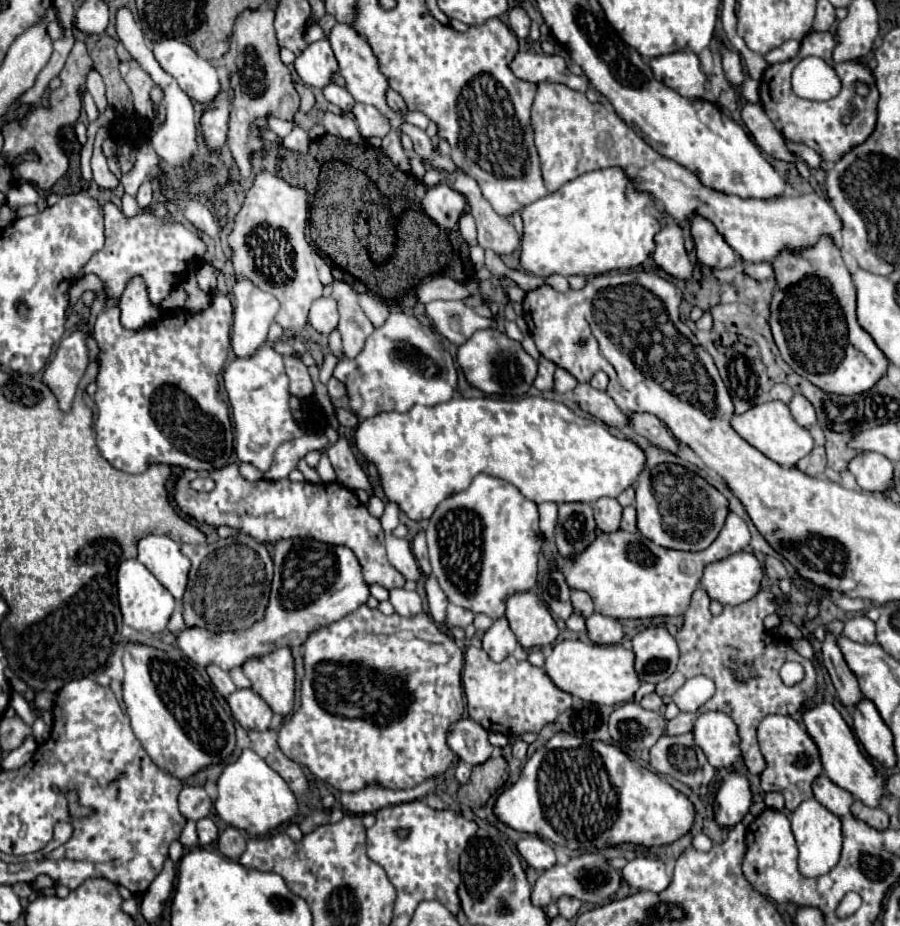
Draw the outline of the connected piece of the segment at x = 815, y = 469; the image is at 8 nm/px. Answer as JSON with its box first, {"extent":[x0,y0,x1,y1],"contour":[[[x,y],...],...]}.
{"extent":[797,447,827,477],"contour":[[[815,447],[809,455],[805,455],[803,459],[799,459],[797,469],[801,469],[801,471],[803,471],[803,473],[807,473],[807,475],[817,477],[817,475],[821,475],[821,473],[823,473],[825,465],[827,465],[825,449],[823,449],[823,447]]]}

